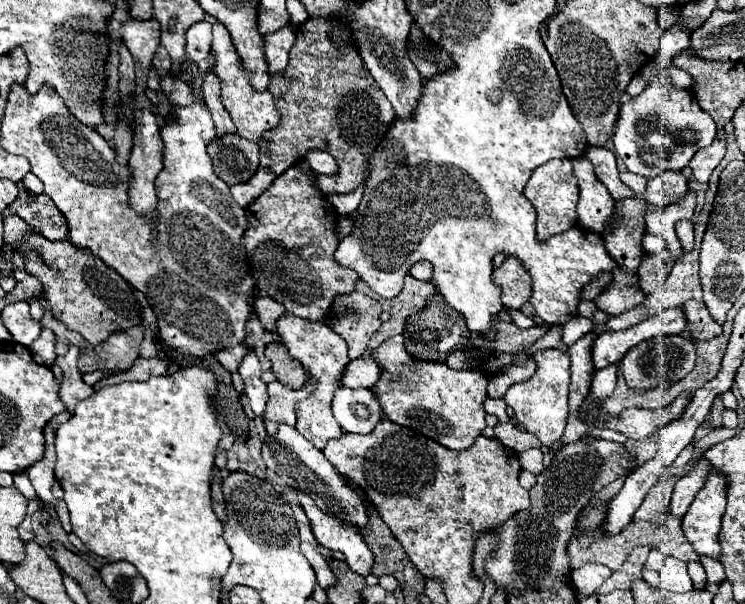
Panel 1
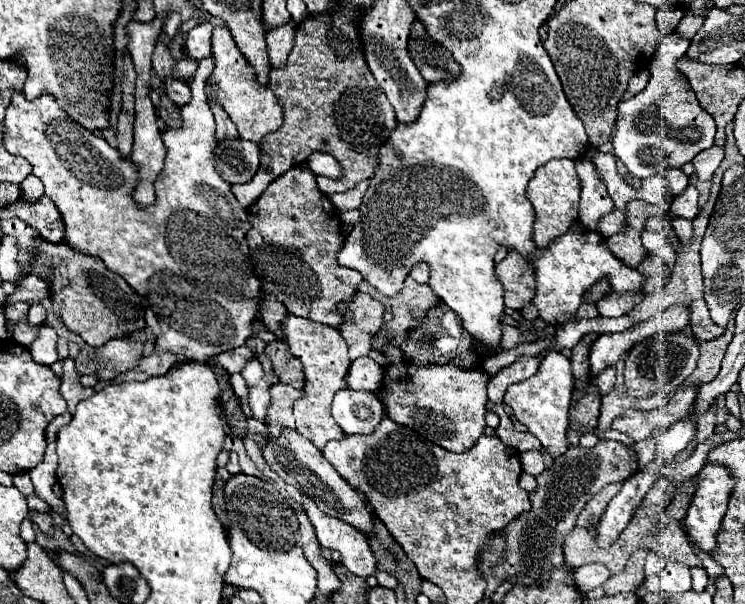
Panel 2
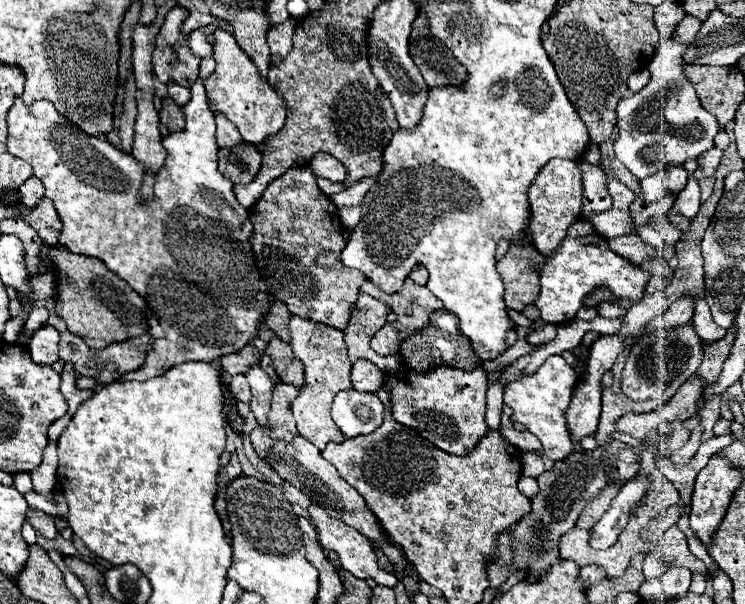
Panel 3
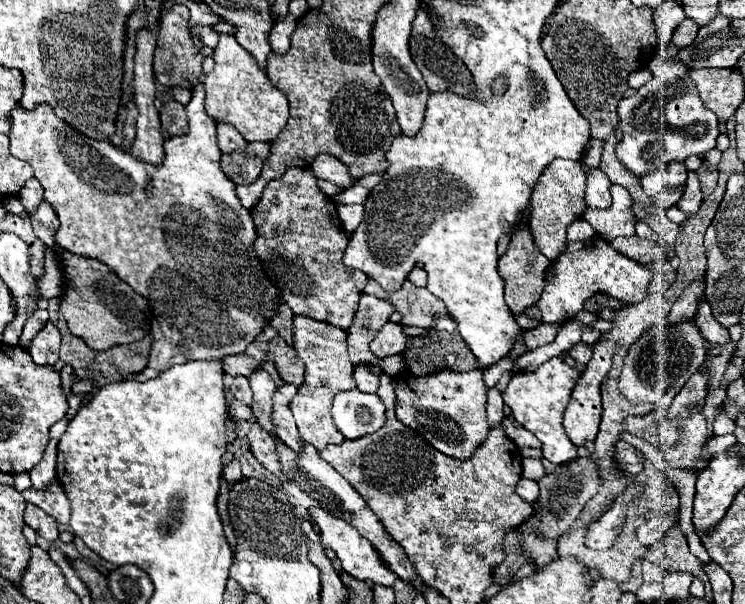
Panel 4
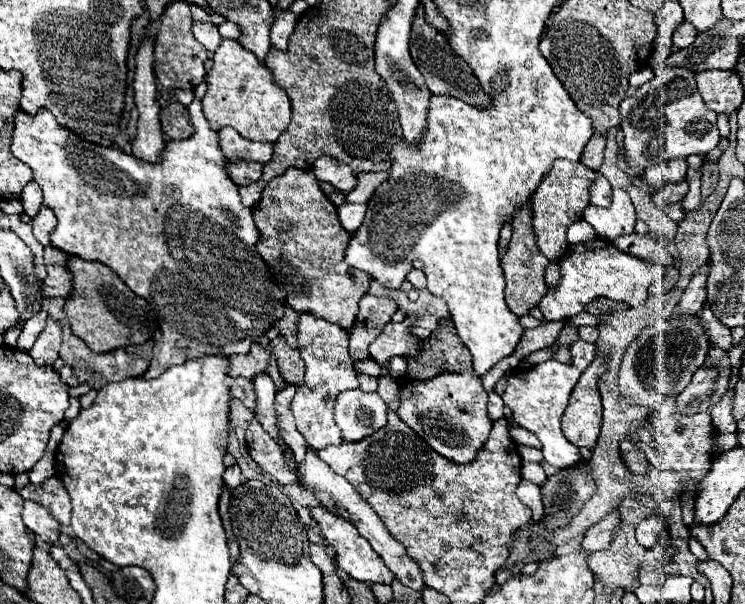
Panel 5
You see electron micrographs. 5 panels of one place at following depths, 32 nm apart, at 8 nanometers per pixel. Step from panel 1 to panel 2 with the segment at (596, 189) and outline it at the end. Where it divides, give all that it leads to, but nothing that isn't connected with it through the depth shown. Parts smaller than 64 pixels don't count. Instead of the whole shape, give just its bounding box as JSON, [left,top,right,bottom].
[574,158,614,232]

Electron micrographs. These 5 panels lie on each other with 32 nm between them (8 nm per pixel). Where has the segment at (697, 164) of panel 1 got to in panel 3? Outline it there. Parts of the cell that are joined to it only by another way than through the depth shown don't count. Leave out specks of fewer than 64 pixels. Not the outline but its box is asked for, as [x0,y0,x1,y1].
[696,148,722,176]

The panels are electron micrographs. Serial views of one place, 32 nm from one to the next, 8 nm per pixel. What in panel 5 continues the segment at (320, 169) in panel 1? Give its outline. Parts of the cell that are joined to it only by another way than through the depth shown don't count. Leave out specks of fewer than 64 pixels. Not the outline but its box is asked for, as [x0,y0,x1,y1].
[312,156,356,192]

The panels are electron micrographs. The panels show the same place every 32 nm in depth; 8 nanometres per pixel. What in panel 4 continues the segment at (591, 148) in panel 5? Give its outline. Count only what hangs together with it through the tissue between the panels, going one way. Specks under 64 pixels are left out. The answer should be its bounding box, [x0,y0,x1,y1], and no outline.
[582,140,602,166]

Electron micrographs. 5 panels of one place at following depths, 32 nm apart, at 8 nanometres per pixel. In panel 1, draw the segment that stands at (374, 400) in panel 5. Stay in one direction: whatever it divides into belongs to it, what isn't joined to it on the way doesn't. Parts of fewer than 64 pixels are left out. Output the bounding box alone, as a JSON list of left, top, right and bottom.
[332,388,382,434]

